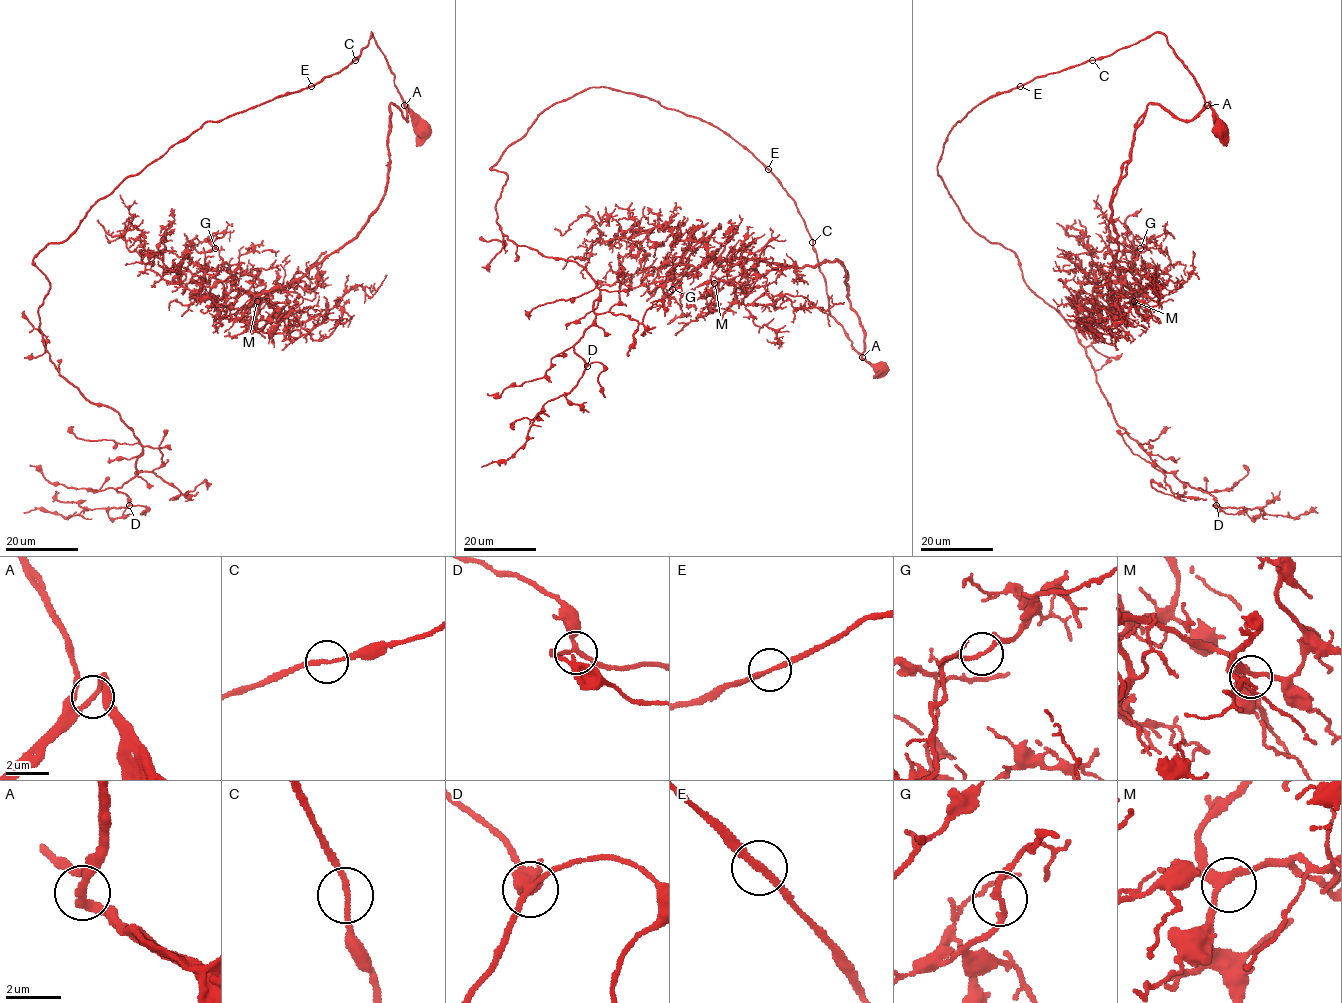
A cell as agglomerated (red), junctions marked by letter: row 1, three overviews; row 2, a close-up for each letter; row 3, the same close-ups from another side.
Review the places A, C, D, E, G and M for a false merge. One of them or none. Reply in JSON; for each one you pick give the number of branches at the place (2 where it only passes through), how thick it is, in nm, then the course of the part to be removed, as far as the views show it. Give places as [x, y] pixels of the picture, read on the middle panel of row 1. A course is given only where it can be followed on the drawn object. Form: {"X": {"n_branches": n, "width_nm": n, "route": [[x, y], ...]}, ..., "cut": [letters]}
{"cut": []}

